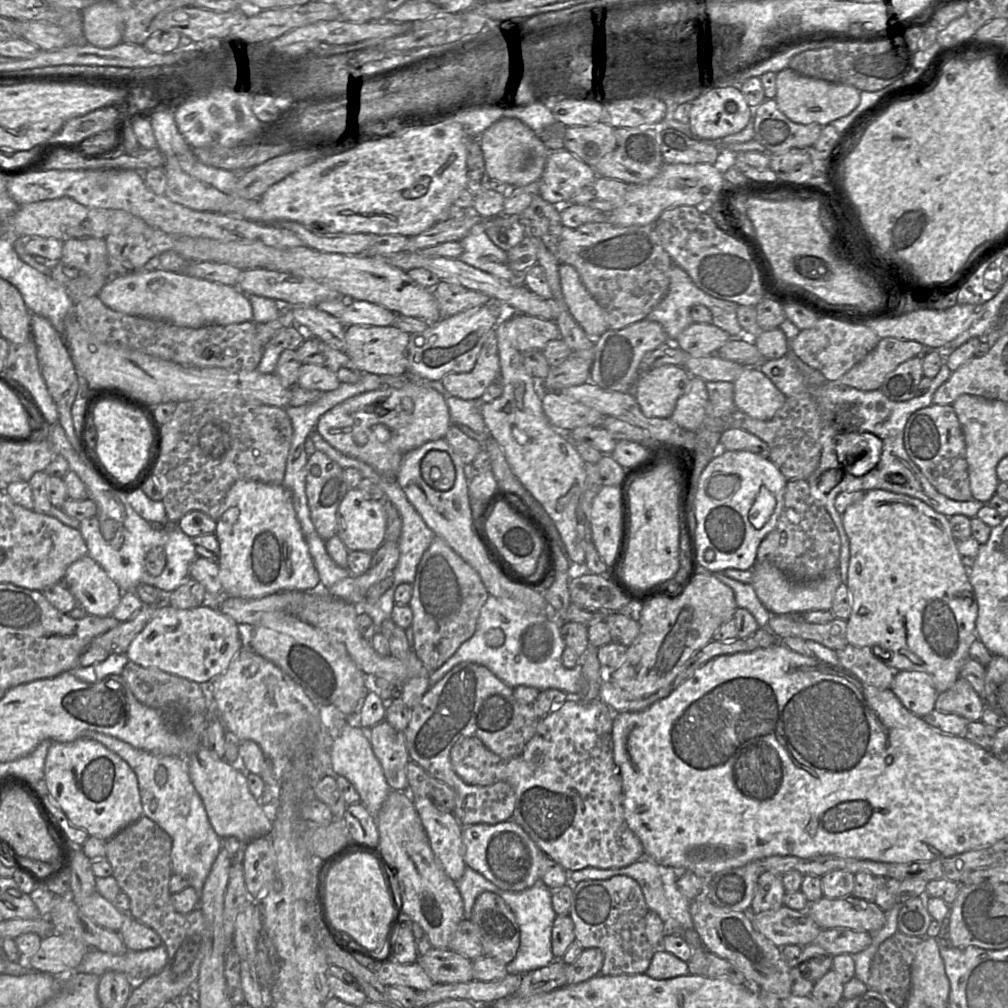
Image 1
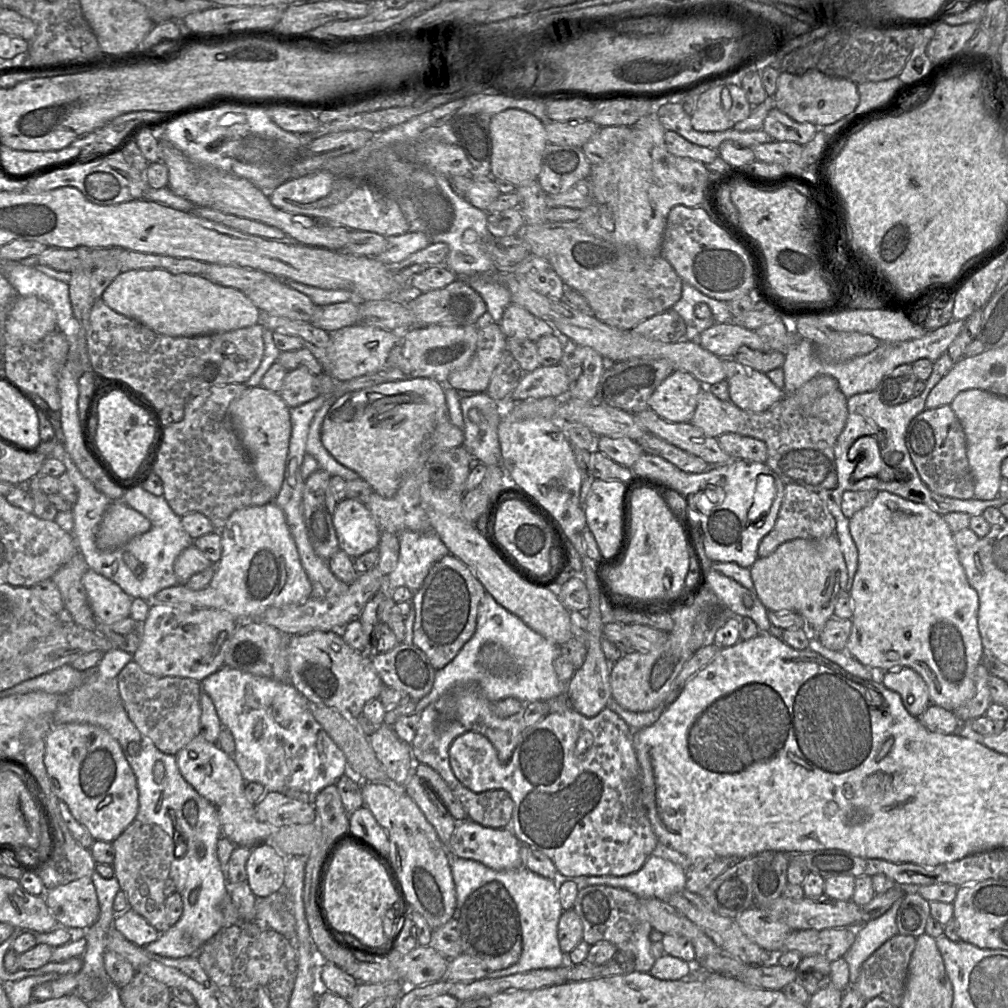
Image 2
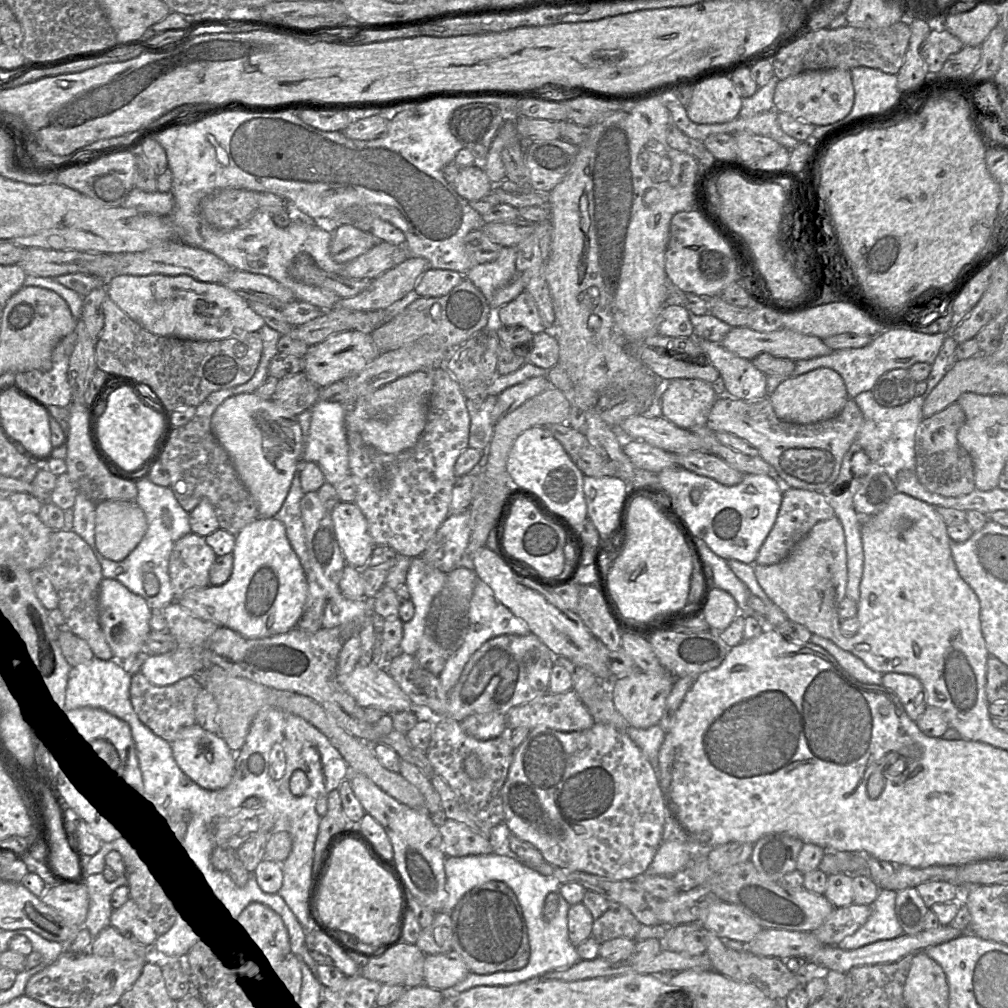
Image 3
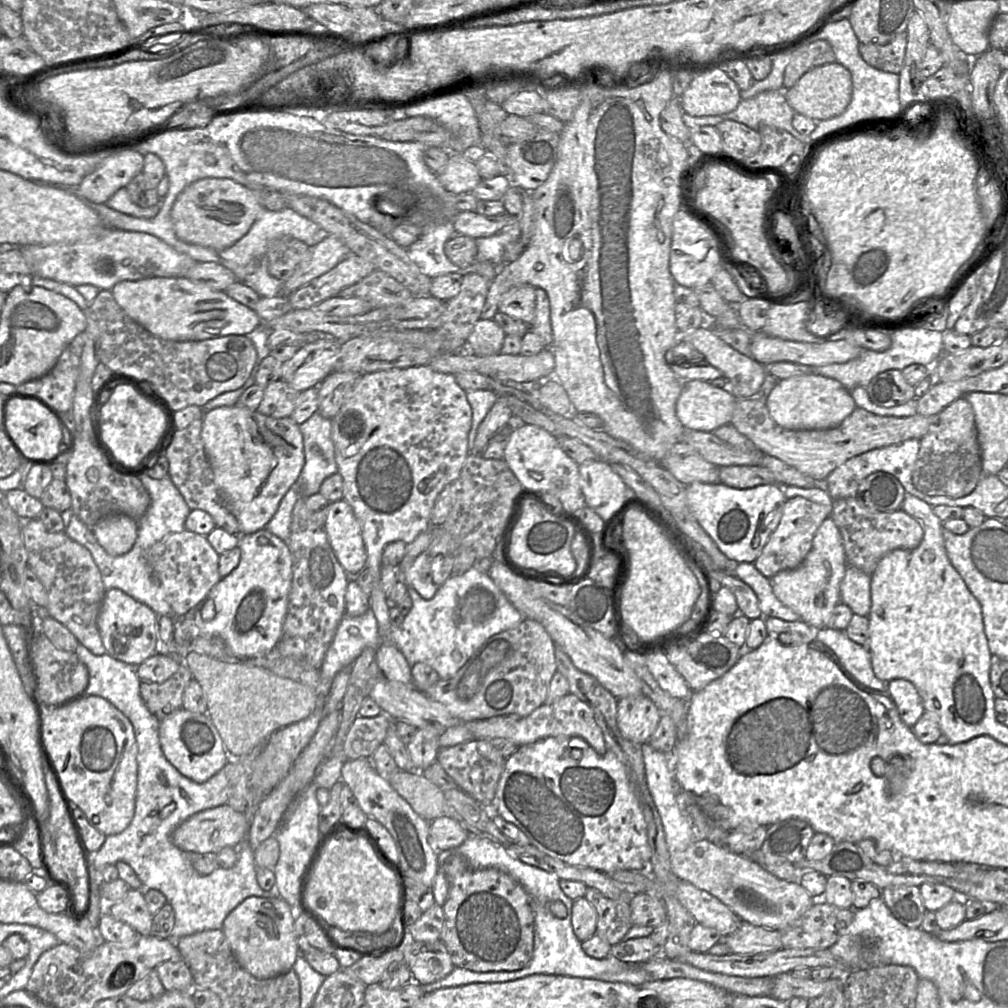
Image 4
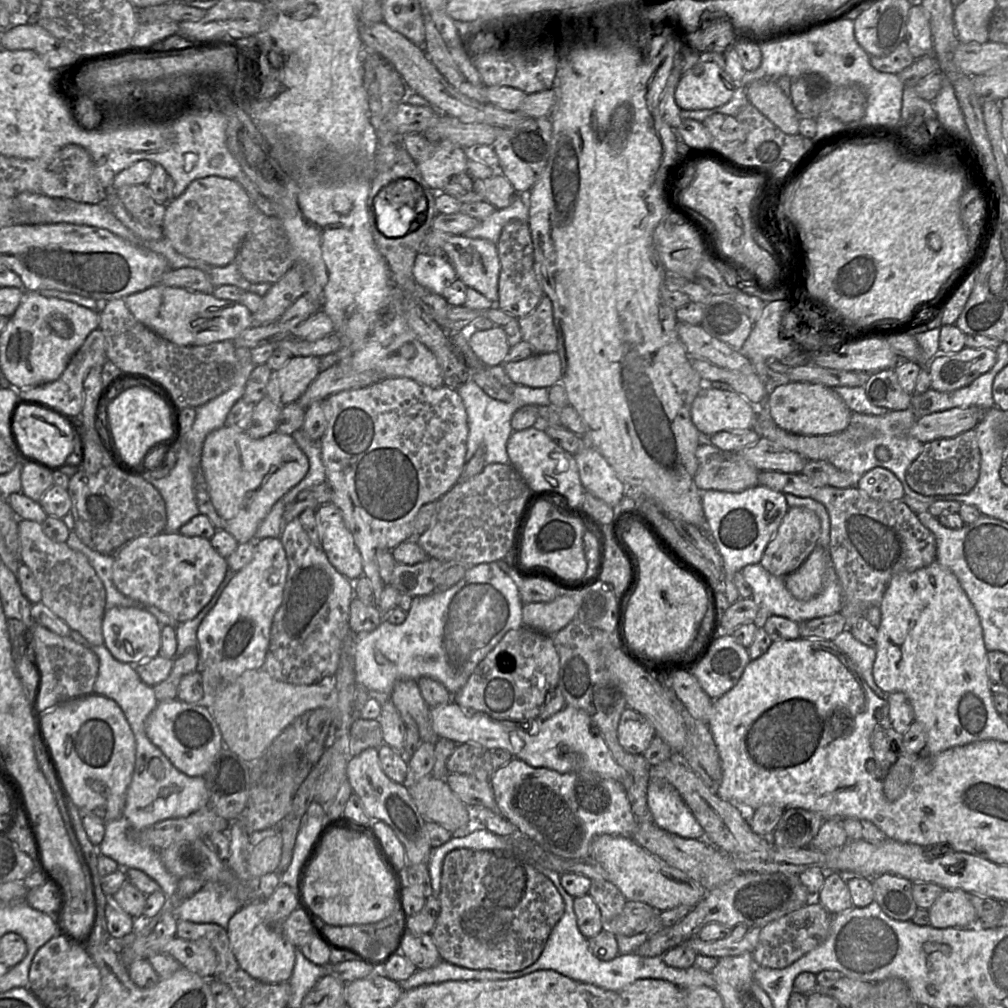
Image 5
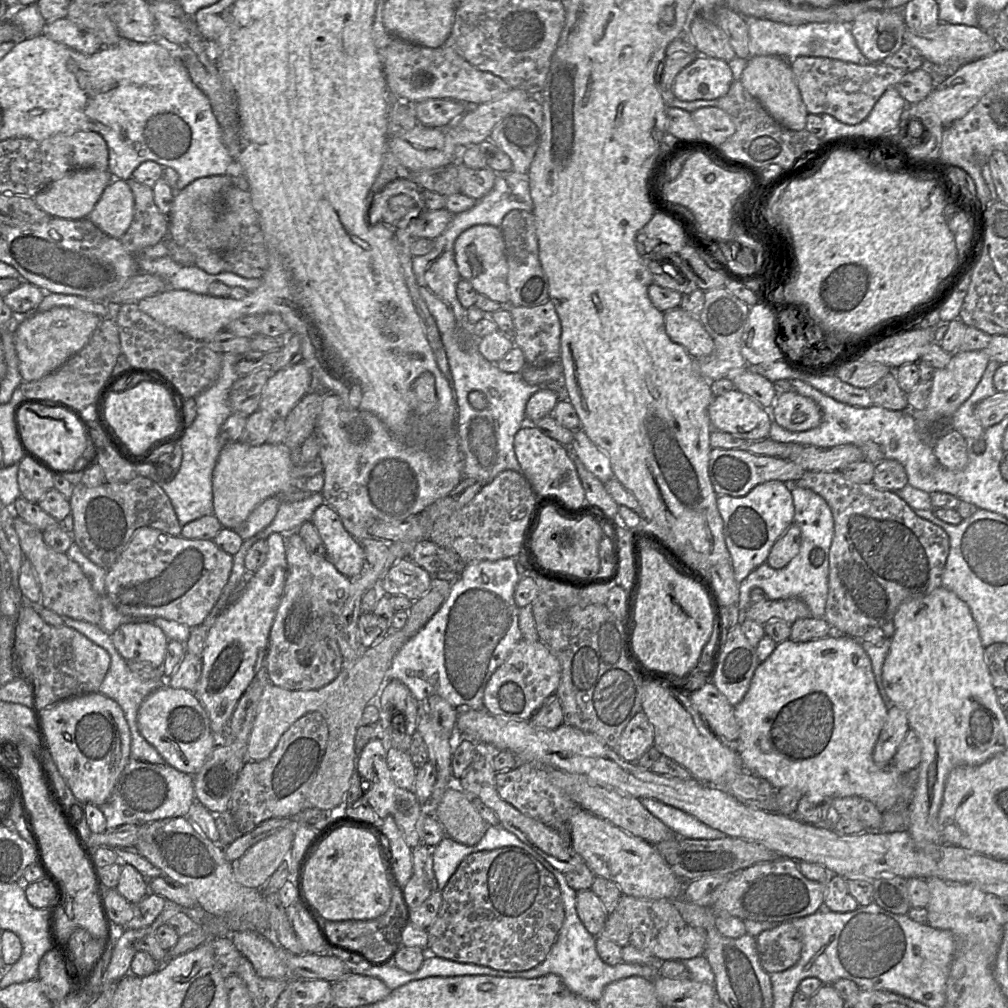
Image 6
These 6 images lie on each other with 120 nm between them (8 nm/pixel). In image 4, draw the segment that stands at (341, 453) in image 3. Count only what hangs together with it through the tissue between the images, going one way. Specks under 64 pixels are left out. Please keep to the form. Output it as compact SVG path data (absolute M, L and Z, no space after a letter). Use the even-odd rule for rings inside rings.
M315 412L299 425L303 437L305 463L297 479L299 497L307 498L319 492L322 482L338 473L334 444L331 434L331 419Z

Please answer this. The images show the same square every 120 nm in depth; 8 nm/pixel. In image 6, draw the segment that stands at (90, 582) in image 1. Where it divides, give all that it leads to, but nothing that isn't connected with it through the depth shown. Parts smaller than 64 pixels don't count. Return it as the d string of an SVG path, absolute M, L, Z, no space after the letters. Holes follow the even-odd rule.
M149 622L125 623L110 638L126 661L148 662L154 667L162 667L169 639L158 626Z

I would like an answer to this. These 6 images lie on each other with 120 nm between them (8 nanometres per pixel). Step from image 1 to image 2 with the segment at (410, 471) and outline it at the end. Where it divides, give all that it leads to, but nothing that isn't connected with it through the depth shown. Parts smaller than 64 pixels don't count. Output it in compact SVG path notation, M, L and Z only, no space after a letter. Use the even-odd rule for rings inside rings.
M463 447L445 451L426 453L426 461L418 473L421 504L431 525L449 553L462 561L483 585L495 601L510 613L519 617L530 629L556 645L563 645L573 634L570 626L570 611L564 606L552 589L538 588L520 577L507 566L490 548L484 536L475 525L469 523L462 514L462 498L465 494L465 481L470 473L472 457ZM432 464L446 465L450 471L450 485L437 488L431 481Z

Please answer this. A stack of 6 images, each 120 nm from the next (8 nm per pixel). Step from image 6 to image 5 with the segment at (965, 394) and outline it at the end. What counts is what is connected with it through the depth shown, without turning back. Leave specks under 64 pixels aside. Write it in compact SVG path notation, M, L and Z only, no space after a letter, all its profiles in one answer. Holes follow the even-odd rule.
M964 347L957 353L939 353L927 363L931 388L949 392L965 387L989 371L997 361L996 349Z

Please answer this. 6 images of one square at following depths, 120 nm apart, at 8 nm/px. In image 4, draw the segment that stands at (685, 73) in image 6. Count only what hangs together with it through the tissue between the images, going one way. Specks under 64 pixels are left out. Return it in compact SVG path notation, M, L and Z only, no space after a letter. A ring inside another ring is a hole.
M713 65L694 75L680 96L684 113L693 117L718 116L736 109L741 100L740 90L721 67Z

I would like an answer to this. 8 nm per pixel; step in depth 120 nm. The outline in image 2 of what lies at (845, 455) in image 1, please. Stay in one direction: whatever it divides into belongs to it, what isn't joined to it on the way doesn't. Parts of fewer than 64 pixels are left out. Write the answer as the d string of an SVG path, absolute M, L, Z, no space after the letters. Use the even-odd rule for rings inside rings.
M861 436L850 447L849 460L857 460L853 479L875 477L882 467L882 458L878 440L874 436Z

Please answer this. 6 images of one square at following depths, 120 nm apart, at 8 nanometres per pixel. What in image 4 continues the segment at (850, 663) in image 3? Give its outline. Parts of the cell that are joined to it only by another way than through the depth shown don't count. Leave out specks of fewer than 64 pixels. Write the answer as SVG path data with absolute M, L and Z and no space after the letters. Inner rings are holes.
M820 629L816 639L830 648L845 671L858 683L873 690L887 690L887 683L877 678L872 670L871 657L867 647L852 641L841 630Z

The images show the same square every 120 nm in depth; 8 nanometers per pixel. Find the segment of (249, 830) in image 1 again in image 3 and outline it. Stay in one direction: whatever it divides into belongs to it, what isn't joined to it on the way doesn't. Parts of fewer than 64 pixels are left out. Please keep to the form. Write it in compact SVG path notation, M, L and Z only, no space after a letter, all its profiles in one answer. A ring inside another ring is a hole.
M198 724L181 729L170 743L173 758L180 770L195 784L206 790L226 787L234 773L235 754L219 734L211 733Z

